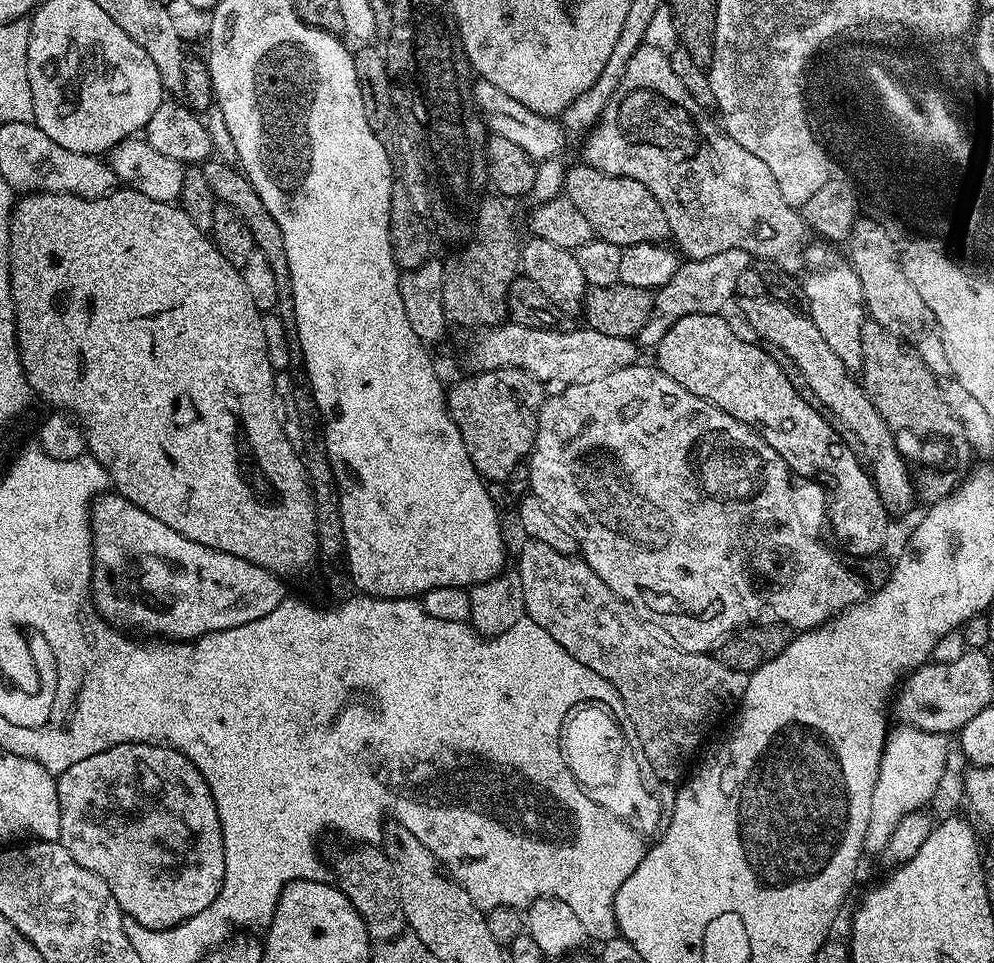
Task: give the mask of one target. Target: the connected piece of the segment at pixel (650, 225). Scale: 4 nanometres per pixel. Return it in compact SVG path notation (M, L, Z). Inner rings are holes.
M581 162L567 169L562 192L590 218L592 231L599 239L614 242L620 248L642 242L663 244L672 236L666 210L652 191L634 178L611 176Z

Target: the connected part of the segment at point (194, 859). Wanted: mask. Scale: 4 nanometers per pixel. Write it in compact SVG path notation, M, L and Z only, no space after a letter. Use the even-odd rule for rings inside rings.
M152 742L119 744L102 750L90 758L82 758L82 762L74 762L74 766L70 766L70 770L59 773L56 780L56 793L60 811L58 843L68 851L70 858L74 858L74 862L78 862L78 866L86 866L86 870L98 874L98 878L102 878L102 882L106 882L110 894L114 894L114 902L118 902L121 912L127 919L146 926L152 932L161 932L178 926L183 920L194 918L194 914L206 910L216 901L216 895L220 893L220 887L224 885L222 826L218 822L216 804L212 800L210 790L206 786L202 774L194 766L194 762L190 762L188 756L182 755L177 749L157 746Z

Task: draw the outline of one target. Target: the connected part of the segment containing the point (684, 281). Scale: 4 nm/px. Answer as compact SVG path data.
M737 248L734 250L722 250L722 254L714 254L710 258L702 258L701 260L685 259L681 263L680 269L674 274L674 278L670 278L670 282L666 282L666 286L662 286L655 293L656 305L652 311L652 317L648 319L646 326L642 326L639 339L641 341L645 340L649 346L655 346L670 330L670 326L674 326L674 322L678 322L678 318L686 318L690 314L710 314L715 316L723 313L725 311L723 308L737 295L738 278L749 266L750 257L748 252Z

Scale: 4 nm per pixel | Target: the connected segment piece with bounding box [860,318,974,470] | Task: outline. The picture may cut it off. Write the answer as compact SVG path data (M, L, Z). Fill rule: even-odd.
M873 318L865 319L860 337L864 359L862 380L867 391L875 393L880 390L893 401L900 400L900 404L886 403L881 414L909 465L931 470L936 468L934 460L942 458L942 466L954 466L954 458L958 460L964 458L964 454L974 454L961 417L951 412L943 398L941 381L936 380L937 373L925 366L921 357L907 343L888 332Z

